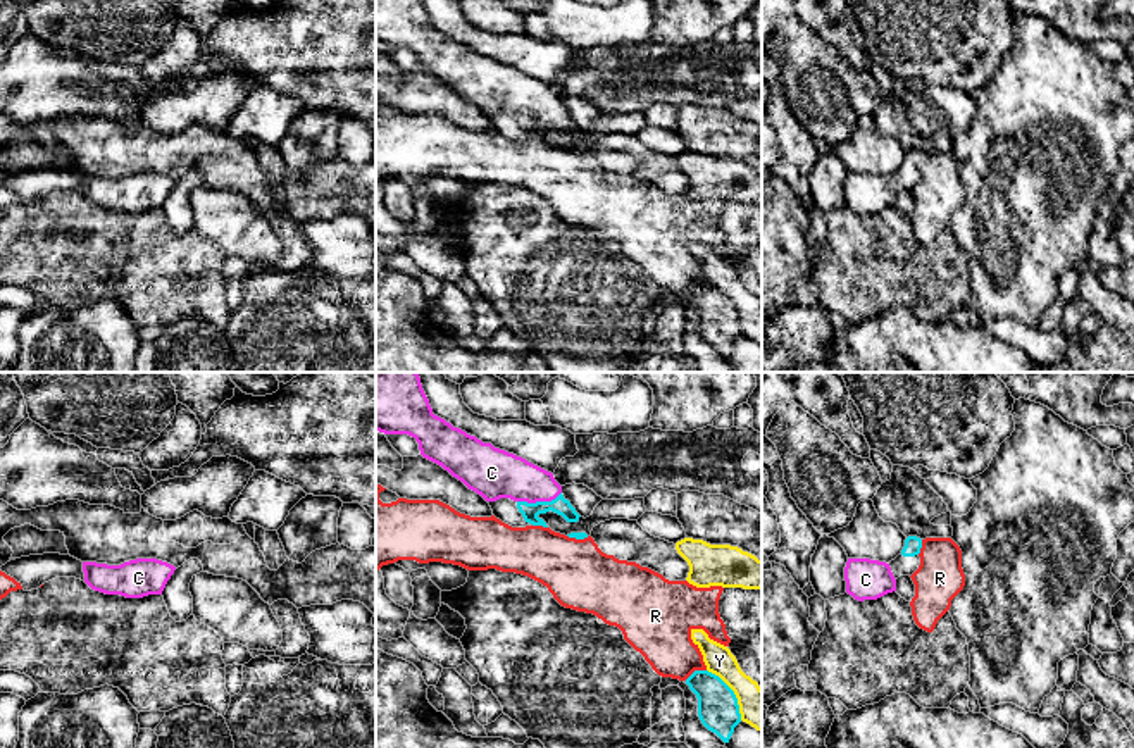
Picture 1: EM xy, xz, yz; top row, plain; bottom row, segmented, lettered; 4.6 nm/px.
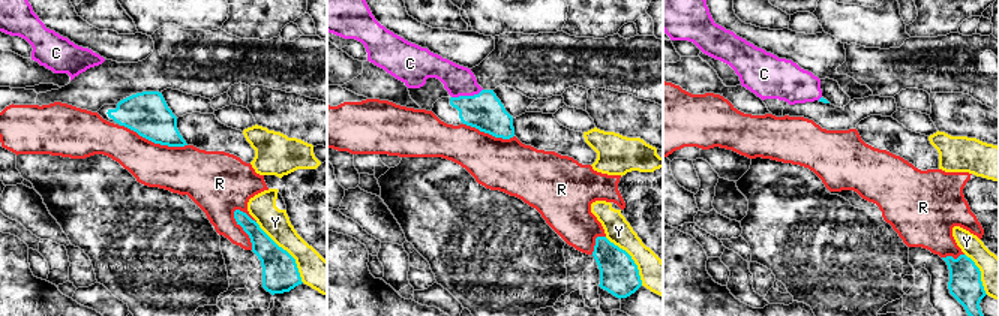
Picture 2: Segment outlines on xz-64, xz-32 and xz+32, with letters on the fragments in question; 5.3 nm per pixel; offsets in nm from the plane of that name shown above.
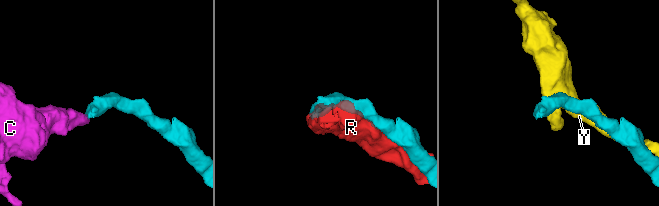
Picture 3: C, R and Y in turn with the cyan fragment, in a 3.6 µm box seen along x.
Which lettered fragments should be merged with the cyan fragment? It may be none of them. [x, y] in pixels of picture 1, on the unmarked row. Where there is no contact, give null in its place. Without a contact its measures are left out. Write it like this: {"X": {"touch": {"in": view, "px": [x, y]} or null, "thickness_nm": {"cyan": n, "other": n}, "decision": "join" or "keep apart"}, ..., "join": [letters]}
{"C": {"touch": {"in": "xz", "px": [538, 116]}, "thickness_nm": {"cyan": 80, "other": 240}, "decision": "join"}, "R": {"touch": {"in": "xz", "px": [695, 285]}, "thickness_nm": {"cyan": 190, "other": 280}, "decision": "keep apart"}, "Y": {"touch": {"in": "xz", "px": [733, 307]}, "thickness_nm": {"cyan": 190, "other": 180}, "decision": "keep apart"}, "join": ["C"]}

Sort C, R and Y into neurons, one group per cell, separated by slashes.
C / R / Y

